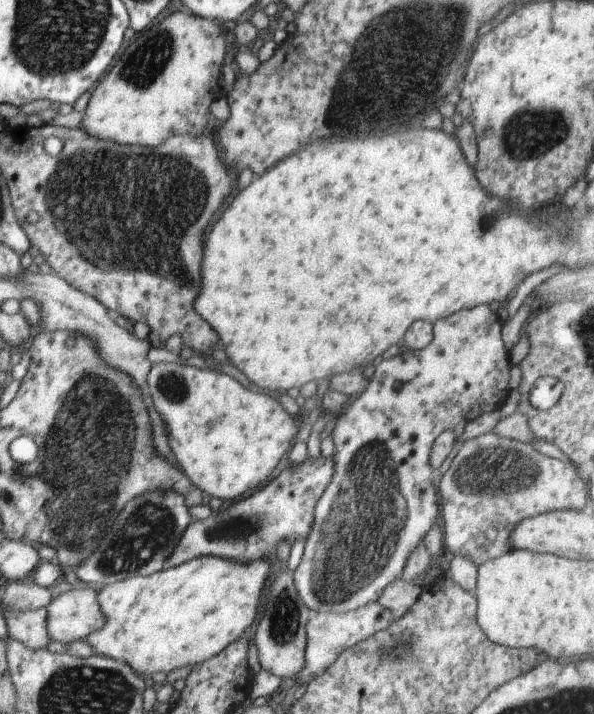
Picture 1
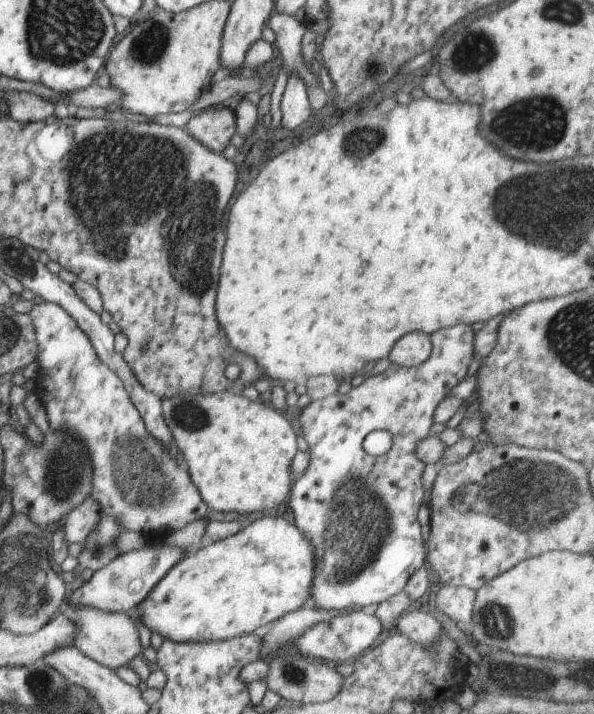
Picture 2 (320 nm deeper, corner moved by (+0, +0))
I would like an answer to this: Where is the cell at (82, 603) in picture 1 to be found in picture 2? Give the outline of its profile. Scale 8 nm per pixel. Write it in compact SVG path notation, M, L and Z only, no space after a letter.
M73 609L77 626L74 646L102 666L117 669L143 652L138 629L127 613L107 613L96 609Z

